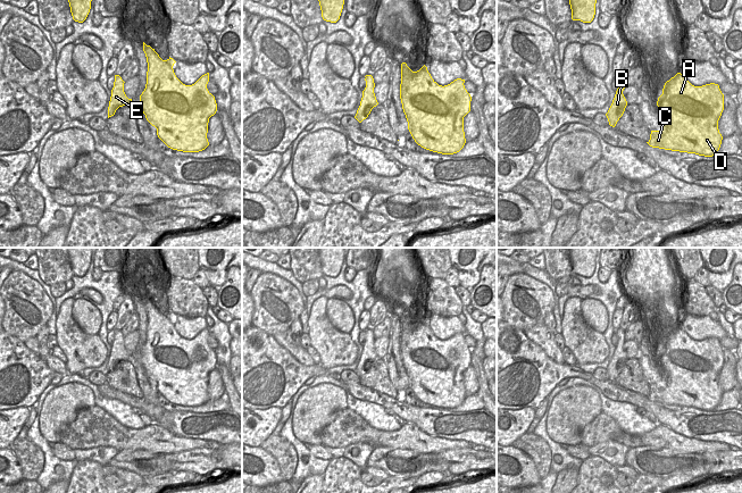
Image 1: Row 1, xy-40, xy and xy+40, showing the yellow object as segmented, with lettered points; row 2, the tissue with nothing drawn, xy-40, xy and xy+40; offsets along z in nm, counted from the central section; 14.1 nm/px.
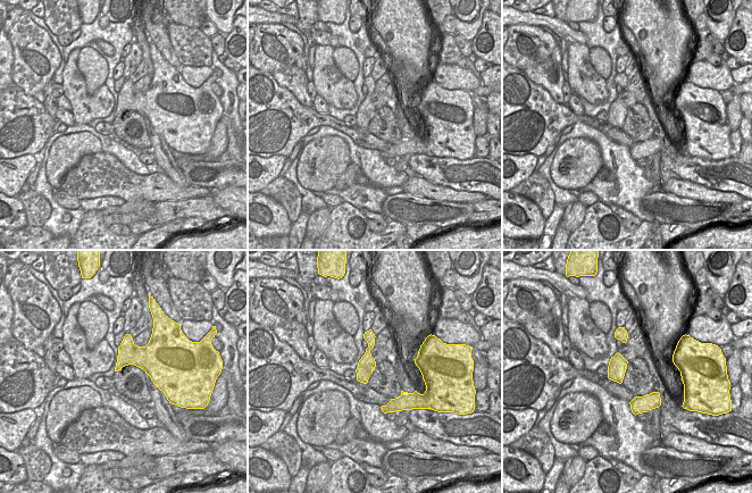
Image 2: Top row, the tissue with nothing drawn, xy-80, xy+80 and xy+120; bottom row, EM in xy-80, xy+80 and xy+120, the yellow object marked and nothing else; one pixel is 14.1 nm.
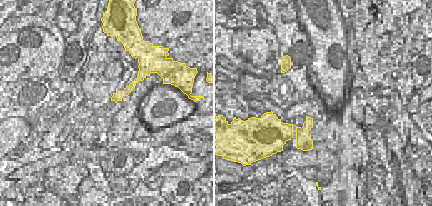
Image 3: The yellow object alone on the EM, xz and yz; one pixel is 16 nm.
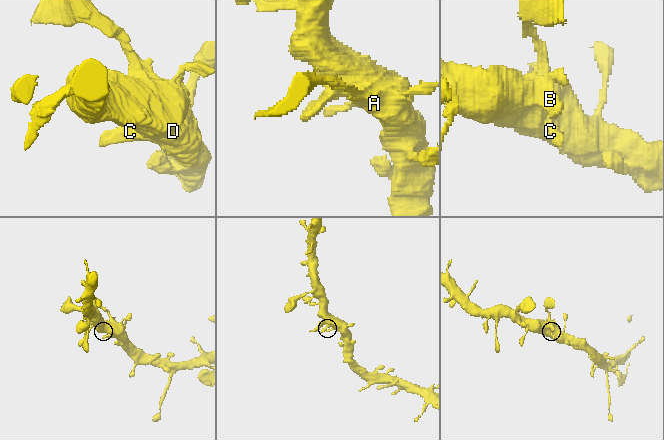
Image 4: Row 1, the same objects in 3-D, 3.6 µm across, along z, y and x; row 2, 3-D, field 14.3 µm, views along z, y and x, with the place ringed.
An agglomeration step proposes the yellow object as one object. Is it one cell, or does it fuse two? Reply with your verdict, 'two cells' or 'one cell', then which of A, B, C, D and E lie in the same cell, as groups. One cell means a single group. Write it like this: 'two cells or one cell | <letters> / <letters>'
one cell | A B C D E

